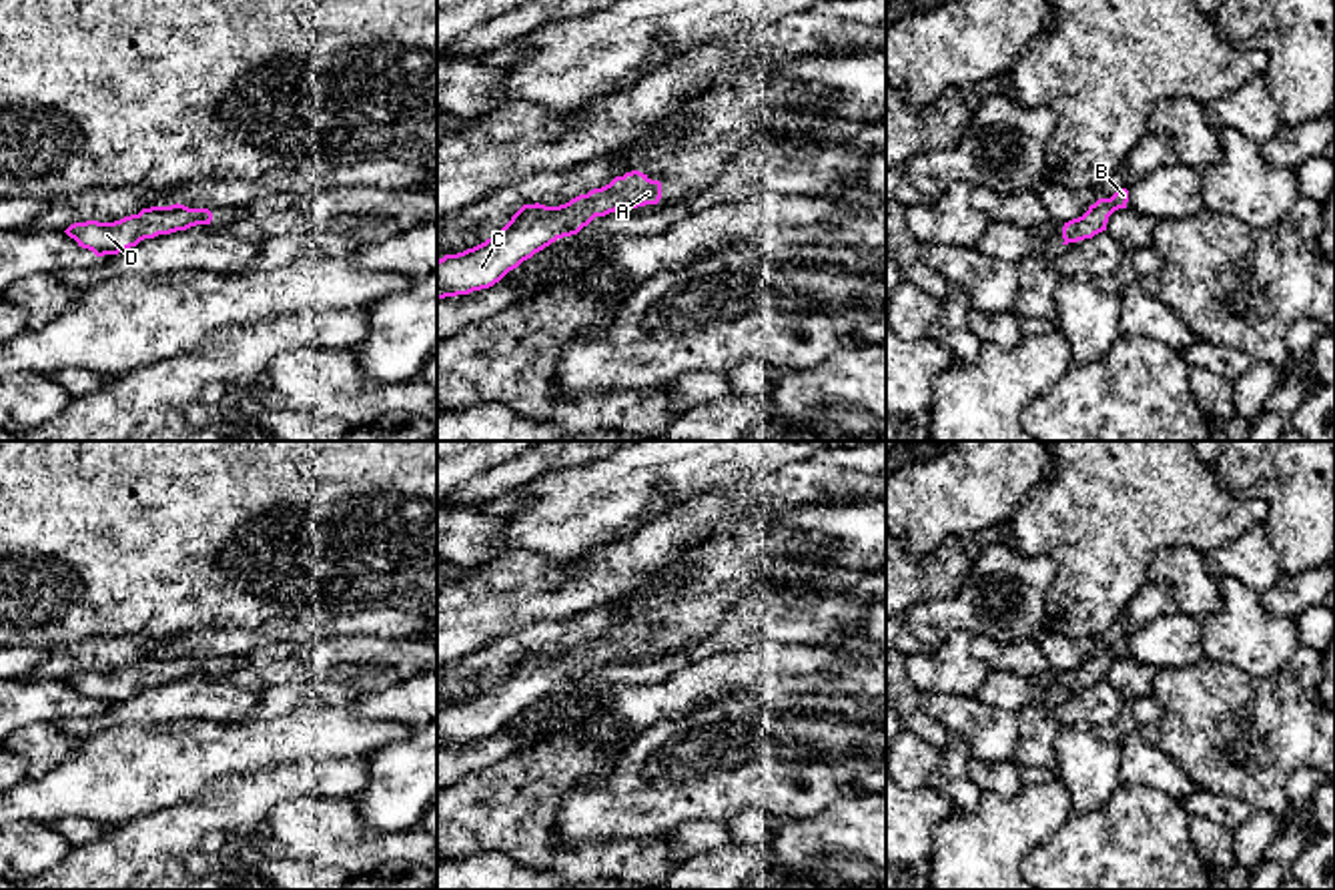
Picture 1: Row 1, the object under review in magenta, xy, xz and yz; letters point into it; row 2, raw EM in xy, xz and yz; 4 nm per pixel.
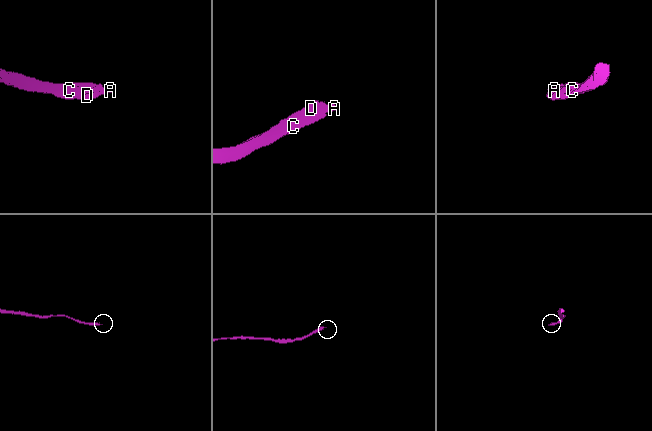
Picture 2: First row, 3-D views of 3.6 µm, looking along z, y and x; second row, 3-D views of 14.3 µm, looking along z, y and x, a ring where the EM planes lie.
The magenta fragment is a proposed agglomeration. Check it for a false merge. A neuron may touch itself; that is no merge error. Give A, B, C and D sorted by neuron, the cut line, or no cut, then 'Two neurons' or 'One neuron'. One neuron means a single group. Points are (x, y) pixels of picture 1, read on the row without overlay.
Groups: A B C D. No split. One neuron

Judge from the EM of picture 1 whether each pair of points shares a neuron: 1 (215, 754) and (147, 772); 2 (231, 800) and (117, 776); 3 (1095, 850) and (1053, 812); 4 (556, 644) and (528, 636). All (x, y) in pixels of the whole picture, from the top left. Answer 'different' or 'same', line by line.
1: same
2: different
3: different
4: same

